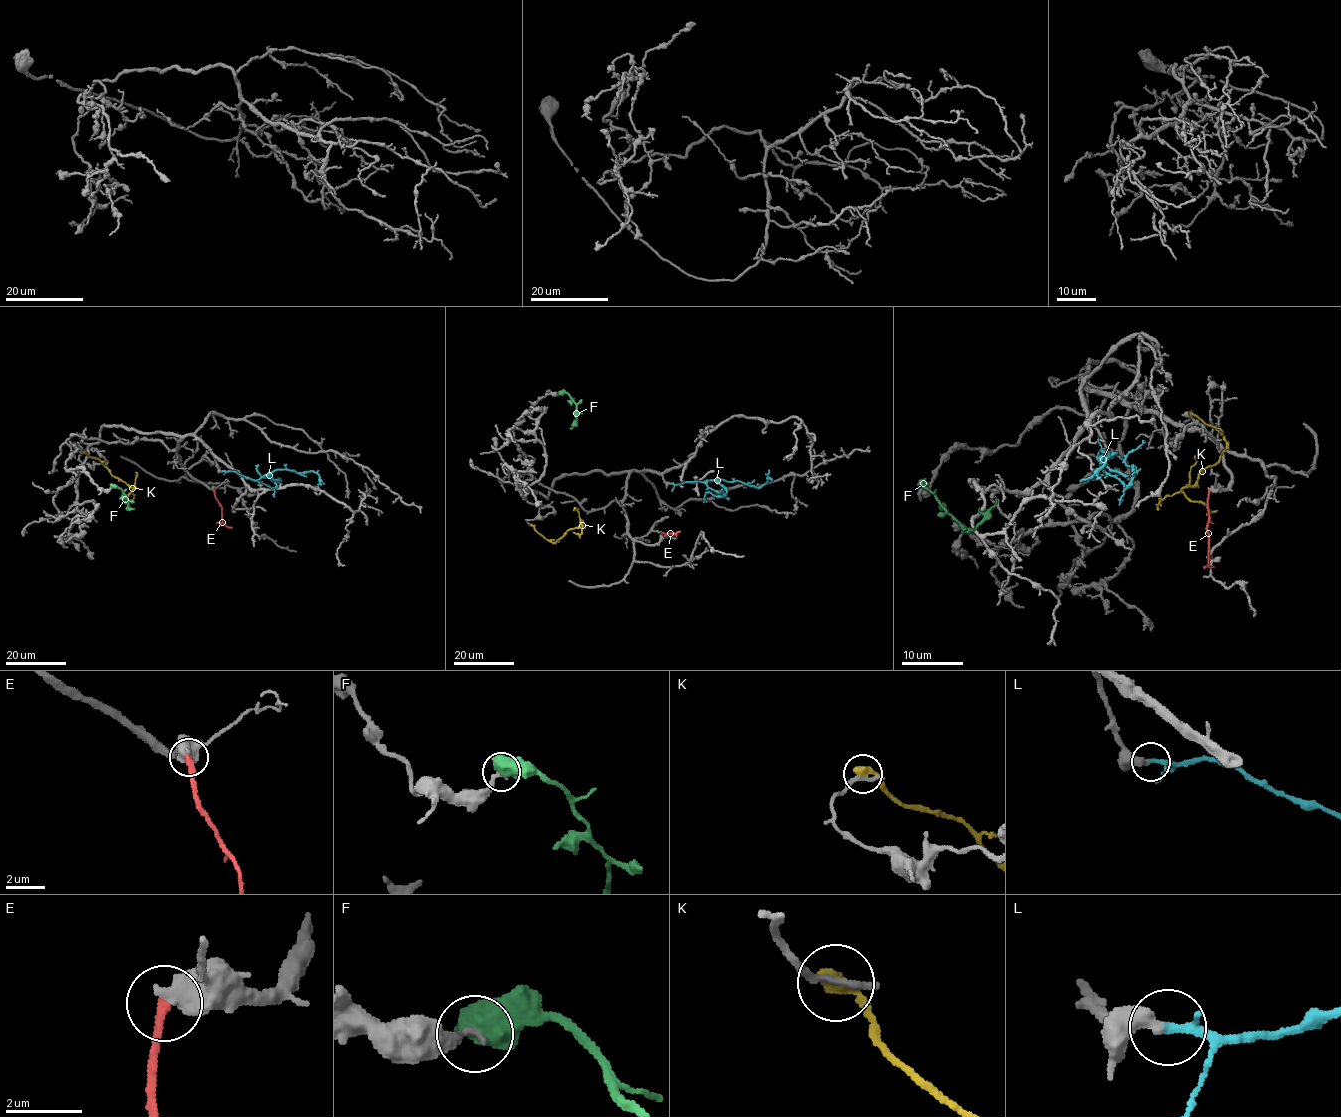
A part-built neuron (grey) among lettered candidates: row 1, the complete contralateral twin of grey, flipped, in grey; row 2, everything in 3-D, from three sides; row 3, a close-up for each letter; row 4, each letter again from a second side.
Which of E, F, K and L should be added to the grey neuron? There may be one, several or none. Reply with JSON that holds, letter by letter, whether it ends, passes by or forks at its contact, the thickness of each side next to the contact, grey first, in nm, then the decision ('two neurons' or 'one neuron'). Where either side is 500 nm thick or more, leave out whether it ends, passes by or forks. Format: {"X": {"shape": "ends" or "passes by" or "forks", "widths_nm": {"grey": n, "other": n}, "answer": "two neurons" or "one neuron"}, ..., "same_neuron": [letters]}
{"E": {"widths_nm": {"grey": 550, "other": 240}, "answer": "two neurons"}, "F": {"widths_nm": {"grey": 240, "other": 800}, "answer": "two neurons"}, "K": {"shape": "ends", "widths_nm": {"grey": 280, "other": 420}, "answer": "two neurons"}, "L": {"shape": "ends", "widths_nm": {"grey": 380, "other": 260}, "answer": "one neuron"}, "same_neuron": ["L"]}

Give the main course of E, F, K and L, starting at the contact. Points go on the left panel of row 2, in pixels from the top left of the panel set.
E: (214, 489), (221, 507), (222, 522), (232, 528)
F: (111, 486), (121, 489), (128, 500), (128, 509), (127, 500), (122, 493)
K: (83, 452), (100, 461), (113, 476), (135, 488), (134, 498), (125, 501)
L: (223, 471), (233, 470), (257, 479), (279, 469), (297, 473), (312, 471), (318, 475), (322, 485)

